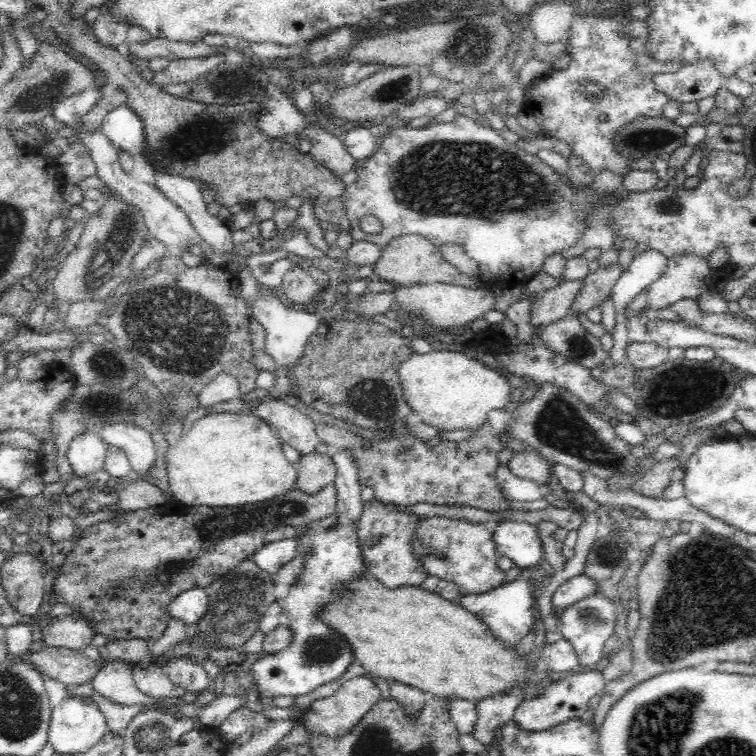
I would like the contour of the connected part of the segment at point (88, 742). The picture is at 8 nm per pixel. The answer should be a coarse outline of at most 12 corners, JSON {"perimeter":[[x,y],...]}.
{"perimeter":[[66,697],[51,708],[49,741],[75,755],[108,732],[91,697]]}

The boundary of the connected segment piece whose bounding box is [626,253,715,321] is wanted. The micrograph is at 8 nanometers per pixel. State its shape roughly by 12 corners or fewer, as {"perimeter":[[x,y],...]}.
{"perimeter":[[688,253],[628,306],[627,320],[710,290],[714,271]]}

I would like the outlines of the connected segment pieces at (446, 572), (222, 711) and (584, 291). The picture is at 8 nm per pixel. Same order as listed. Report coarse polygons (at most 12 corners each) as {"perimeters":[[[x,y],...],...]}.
{"perimeters":[[[420,518],[411,549],[462,595],[505,583],[493,530]],[[240,695],[219,696],[205,706],[181,704],[178,713],[218,729],[243,707]],[[617,261],[584,278],[572,300],[577,317],[611,294],[622,273]]]}

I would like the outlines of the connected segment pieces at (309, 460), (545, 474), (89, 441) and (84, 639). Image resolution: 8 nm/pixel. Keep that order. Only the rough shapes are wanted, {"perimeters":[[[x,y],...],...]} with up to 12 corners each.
{"perimeters":[[[312,452],[294,465],[295,487],[316,494],[335,482],[330,455]],[[532,451],[516,452],[508,463],[518,478],[548,484],[550,466]],[[95,430],[68,448],[75,477],[103,470],[109,446]],[[84,617],[47,623],[45,646],[84,648],[96,634]]]}

